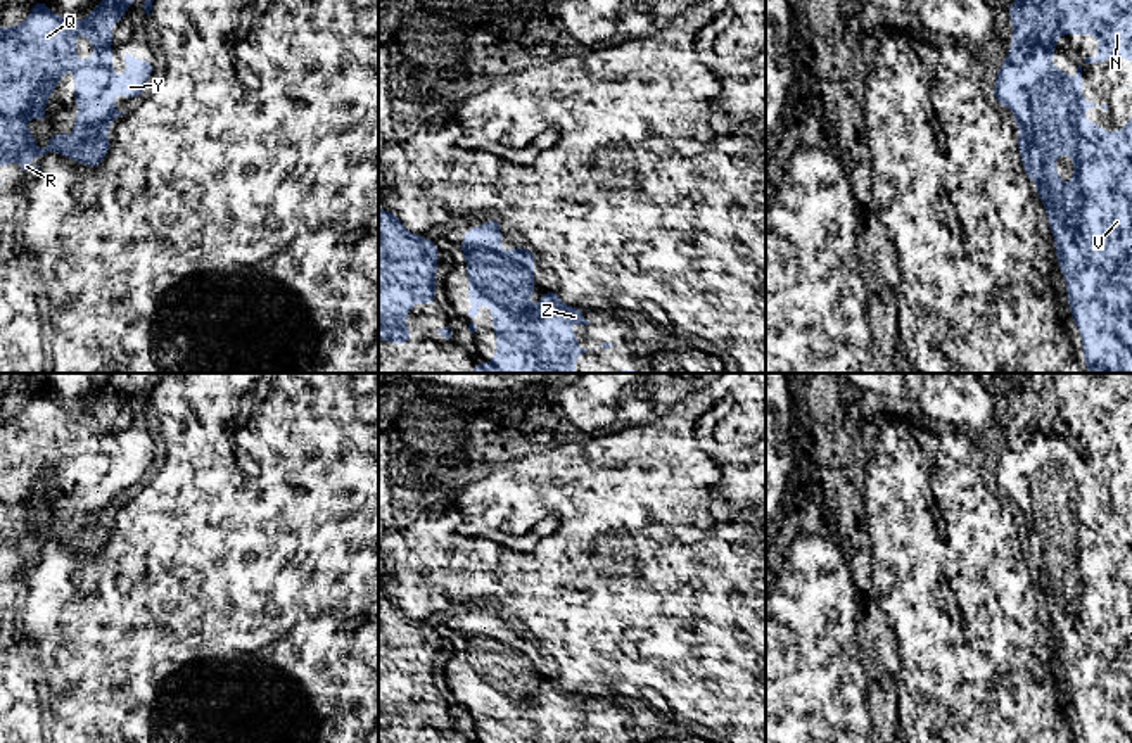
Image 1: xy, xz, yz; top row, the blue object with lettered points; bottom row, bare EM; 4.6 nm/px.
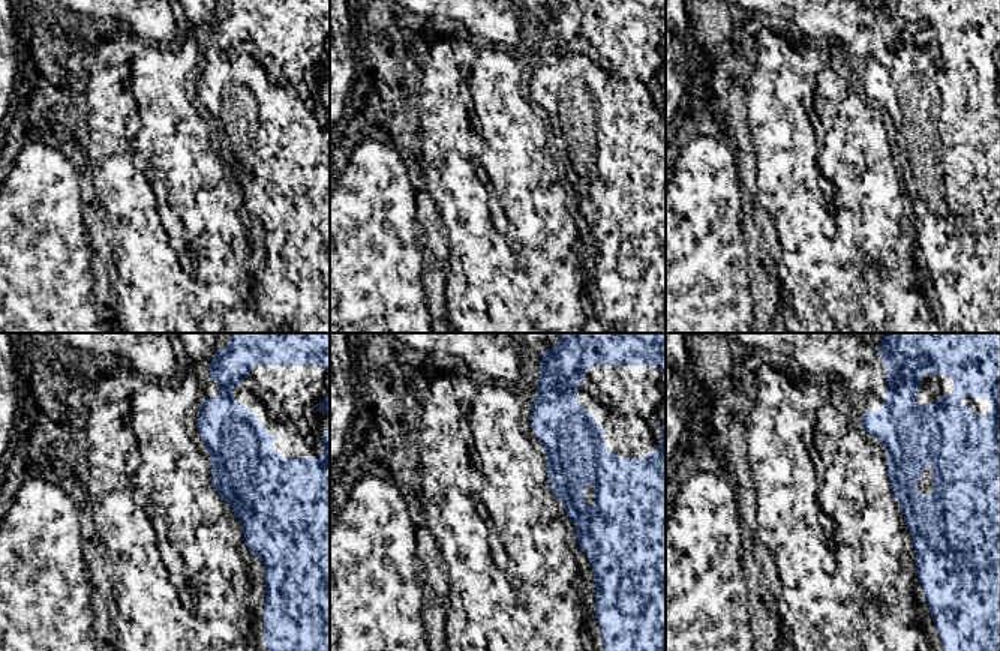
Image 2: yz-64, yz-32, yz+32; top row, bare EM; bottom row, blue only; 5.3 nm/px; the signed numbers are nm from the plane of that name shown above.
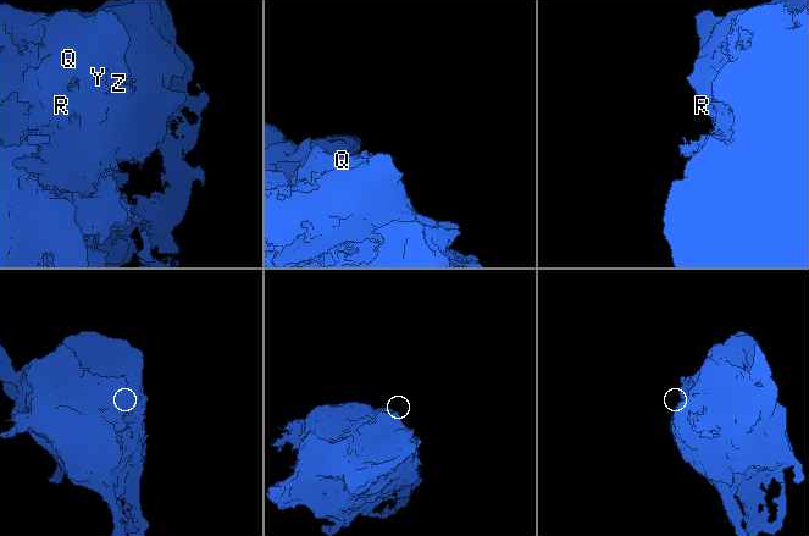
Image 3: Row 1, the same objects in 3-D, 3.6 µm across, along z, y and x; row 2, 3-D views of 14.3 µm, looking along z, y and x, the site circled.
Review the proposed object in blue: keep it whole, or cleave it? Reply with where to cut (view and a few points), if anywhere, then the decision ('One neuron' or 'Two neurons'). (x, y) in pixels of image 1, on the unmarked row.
No split. One neuron

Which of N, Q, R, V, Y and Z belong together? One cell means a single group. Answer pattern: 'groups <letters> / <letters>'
groups N Q R V Y Z

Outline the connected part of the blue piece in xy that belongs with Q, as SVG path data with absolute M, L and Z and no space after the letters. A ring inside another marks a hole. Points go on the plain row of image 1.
M111 373L104 389L97 391L78 411L59 404L45 389L36 387L24 410L0 415L0 555L19 548L22 558L35 558L50 537L57 537L59 543L66 543L73 549L81 548L90 555L102 551L111 536L105 517L118 503L124 501L118 498L114 489L109 491L107 487L118 480L123 480L128 487L140 484L156 456L156 449L135 446L126 439L126 461L118 465L112 460L112 420L109 416L121 408L130 392L137 391L135 380L135 373ZM78 418L92 429L95 441L83 446L76 454L74 423ZM71 456L74 458L74 492L81 494L81 499L74 501L74 518L69 525L66 520L50 522L48 532L40 537L33 532L38 524L28 518L26 505L31 503L43 511L47 486L55 479L62 461Z

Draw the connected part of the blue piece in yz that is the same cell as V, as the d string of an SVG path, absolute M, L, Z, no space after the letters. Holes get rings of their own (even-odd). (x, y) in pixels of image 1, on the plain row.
M1027 373L1020 387L1009 389L1009 408L1014 416L1004 451L994 470L994 487L999 494L1013 496L1013 506L1020 515L1018 539L1028 567L1037 570L1037 584L1046 594L1049 617L1056 629L1058 653L1066 669L1070 702L1080 719L1084 743L1132 743L1132 501L1120 518L1104 518L1097 510L1084 506L1084 498L1096 494L1080 480L1082 453L1070 467L1051 449L1054 432L1061 422L1096 422L1097 444L1085 444L1084 451L1104 446L1125 446L1132 449L1132 373ZM1070 541L1073 544L1073 568L1061 570L1054 546Z

